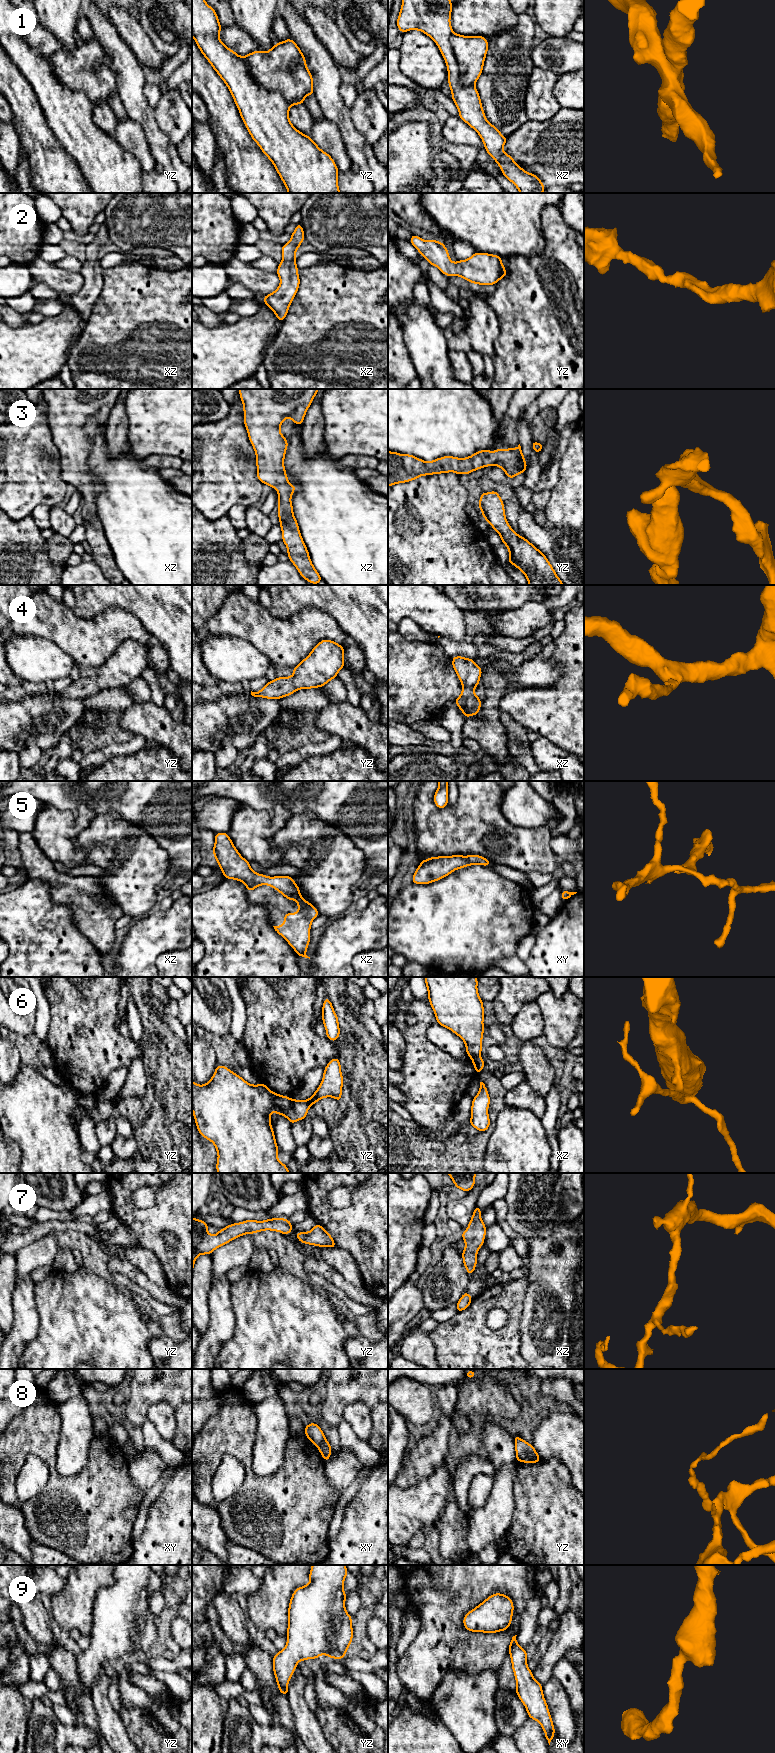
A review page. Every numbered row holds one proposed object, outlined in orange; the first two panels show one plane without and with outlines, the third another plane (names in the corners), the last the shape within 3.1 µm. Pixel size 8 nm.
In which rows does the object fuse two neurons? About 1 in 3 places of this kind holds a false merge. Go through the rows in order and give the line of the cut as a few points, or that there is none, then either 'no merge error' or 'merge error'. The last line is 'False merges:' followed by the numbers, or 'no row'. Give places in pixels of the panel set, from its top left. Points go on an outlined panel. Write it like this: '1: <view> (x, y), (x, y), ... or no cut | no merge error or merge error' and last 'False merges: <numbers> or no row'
1: no cut | no merge error
2: no cut | no merge error
3: no cut | no merge error
4: no cut | no merge error
5: no cut | no merge error
6: yz (294, 1100), (294, 1103), (288, 1109), (281, 1110), (278, 1108) | merge error
7: no cut | no merge error
8: xy (325, 1438), (318, 1447) | merge error
9: no cut | no merge error
False merges: 6, 8

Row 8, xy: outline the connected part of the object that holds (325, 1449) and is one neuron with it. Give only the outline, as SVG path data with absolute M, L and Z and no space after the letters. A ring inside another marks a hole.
M326 1438L323 1441L323 1443L318 1447L318 1450L321 1453L324 1461L330 1460L330 1454L332 1452L332 1448Z

